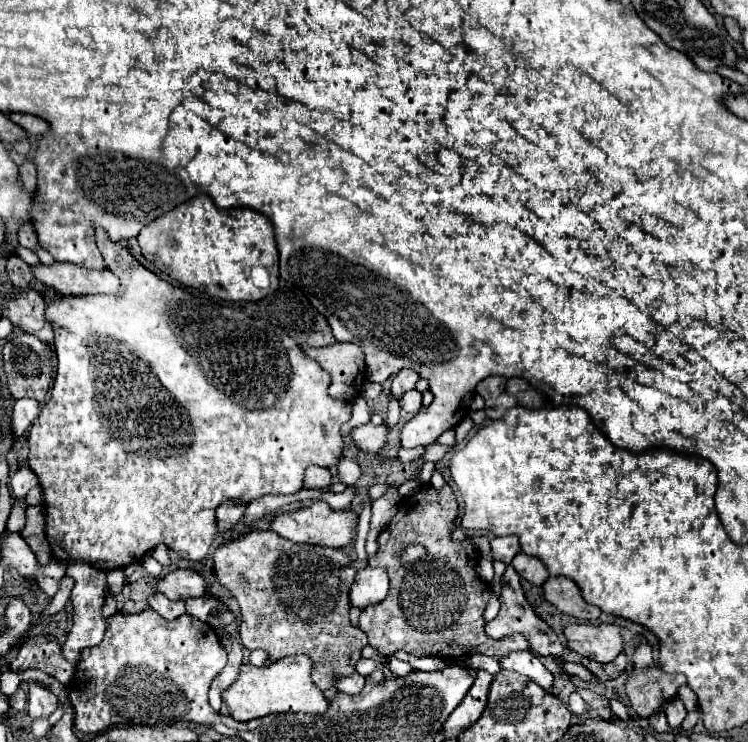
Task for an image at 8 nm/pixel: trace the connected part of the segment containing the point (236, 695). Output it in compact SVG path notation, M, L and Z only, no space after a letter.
M286 656L284 660L278 660L274 664L264 664L264 666L252 666L252 664L242 664L240 666L240 676L238 680L224 690L222 698L230 708L230 716L246 722L254 720L254 714L324 714L328 710L328 700L324 692L312 682L312 670L314 664L308 656Z

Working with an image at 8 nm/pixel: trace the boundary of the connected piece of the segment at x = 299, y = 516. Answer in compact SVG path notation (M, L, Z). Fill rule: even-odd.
M316 500L308 508L300 508L296 512L276 516L272 520L272 530L292 542L308 542L308 544L318 544L318 546L328 546L328 548L344 548L354 540L356 524L358 524L358 512L354 512L352 508L336 512L324 500Z

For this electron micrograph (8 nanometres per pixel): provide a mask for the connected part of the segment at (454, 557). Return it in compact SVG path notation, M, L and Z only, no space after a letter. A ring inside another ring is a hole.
M426 484L416 494L400 500L396 516L384 532L380 532L380 550L368 560L368 564L386 568L390 576L390 592L380 604L364 608L358 622L368 634L368 644L380 658L392 658L398 650L404 650L408 654L424 652L426 656L460 662L472 654L504 656L514 650L528 650L528 642L520 634L500 640L486 636L482 614L492 590L476 576L480 554L474 548L472 538L464 538L462 542L452 540L456 514L458 504L452 488L448 484L442 488ZM408 544L422 544L426 548L422 560L402 564L400 554Z

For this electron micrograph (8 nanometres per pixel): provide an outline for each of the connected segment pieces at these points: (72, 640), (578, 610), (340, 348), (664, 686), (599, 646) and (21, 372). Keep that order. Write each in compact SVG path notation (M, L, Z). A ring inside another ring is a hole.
M76 560L68 566L66 570L68 576L72 576L76 580L76 586L72 590L72 606L74 606L74 626L72 630L68 632L66 636L66 642L62 646L62 654L64 658L72 664L72 666L78 666L80 662L80 652L84 648L94 648L102 642L104 638L104 632L106 632L106 624L108 624L108 618L114 616L118 612L116 608L116 600L114 596L110 594L108 590L108 584L106 584L106 572L104 570L98 570L94 568L92 564L86 564L82 560Z
M550 576L544 584L544 596L550 604L560 608L564 614L570 614L580 620L594 622L600 616L600 608L586 604L586 600L580 594L580 588L574 584L574 580L566 576Z
M332 344L332 346L324 346L324 348L310 348L306 346L304 352L316 360L330 376L332 376L332 382L330 382L330 388L328 388L328 394L332 398L342 398L342 400L352 400L360 394L362 390L362 382L364 382L364 354L362 354L362 348L358 344Z
M648 642L640 644L632 658L632 662L636 666L634 668L636 674L632 674L626 682L626 690L630 696L632 708L644 720L648 720L652 712L660 710L662 704L668 698L674 698L678 688L682 684L686 684L684 676L680 676L680 674L666 674L656 668L650 668L652 660L652 646Z
M570 624L564 628L564 634L572 650L596 662L612 662L624 652L622 634L616 624Z
M32 334L14 336L12 340L4 344L4 372L8 378L8 390L14 398L36 398L44 402L50 390L50 380L52 380L50 346Z

